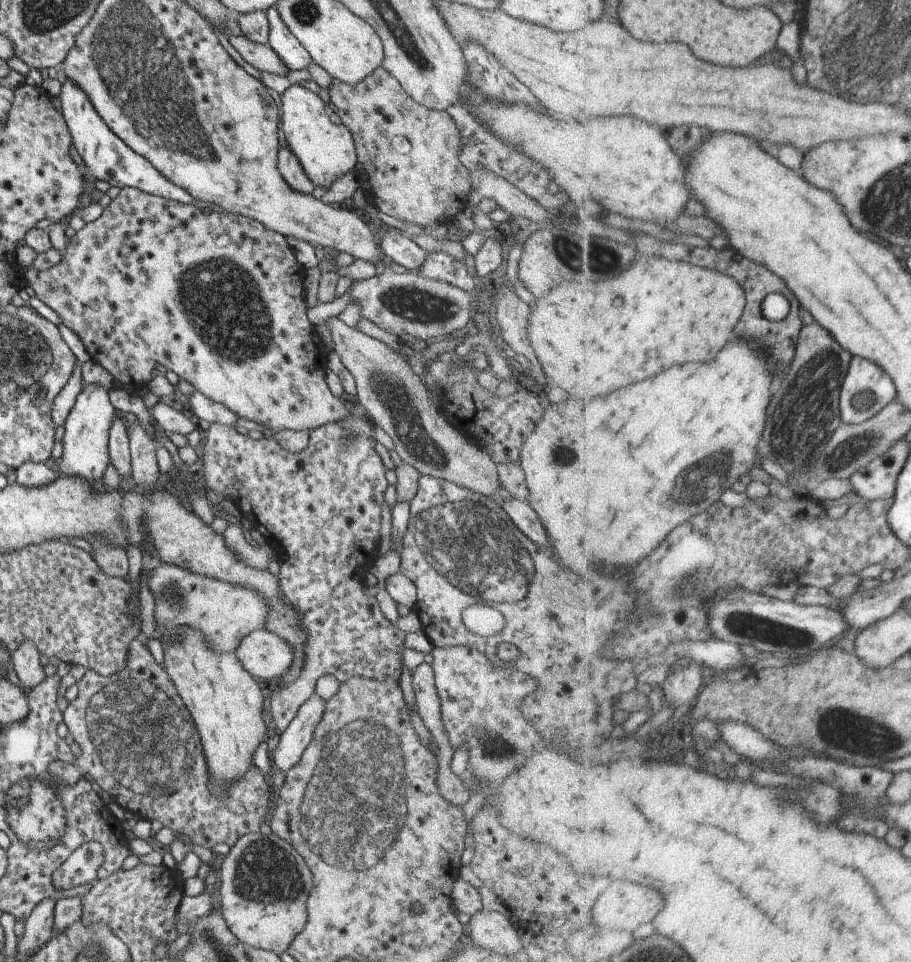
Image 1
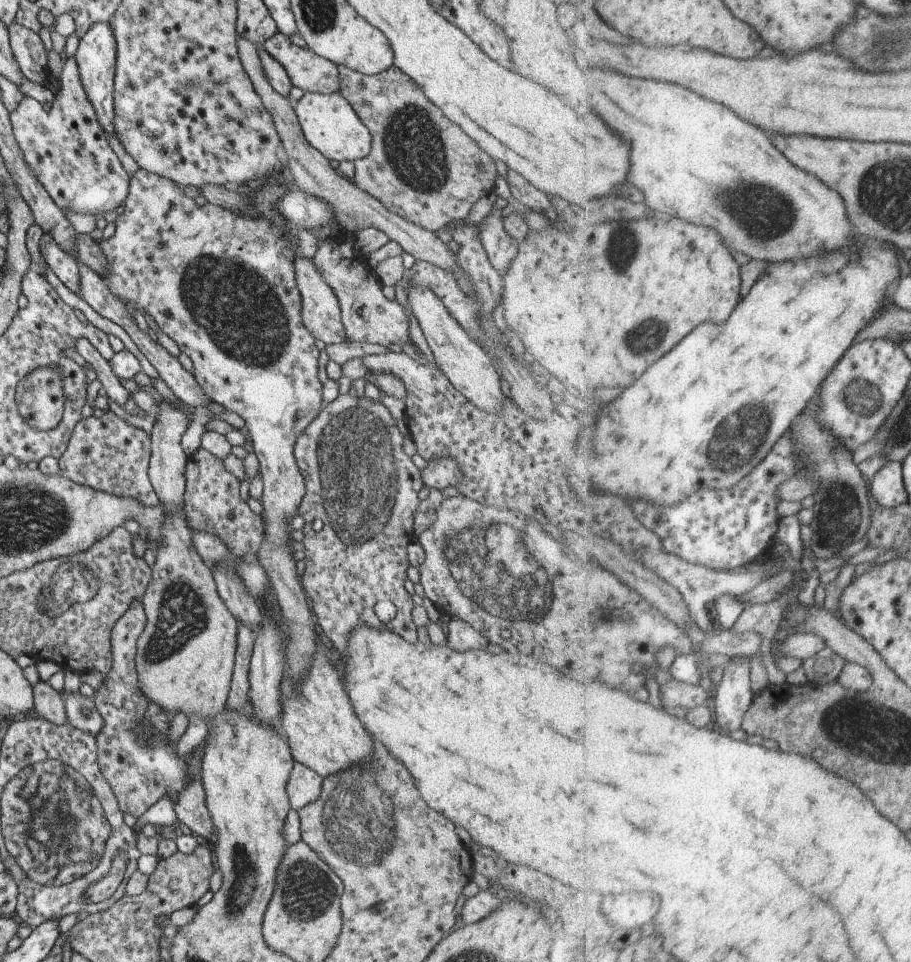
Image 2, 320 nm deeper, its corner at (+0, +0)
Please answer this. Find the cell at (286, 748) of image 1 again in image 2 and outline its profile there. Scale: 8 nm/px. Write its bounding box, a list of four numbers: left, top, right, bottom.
[285,762,321,811]

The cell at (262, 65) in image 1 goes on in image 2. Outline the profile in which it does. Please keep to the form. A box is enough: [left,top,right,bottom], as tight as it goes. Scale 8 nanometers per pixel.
[261,32,339,94]

